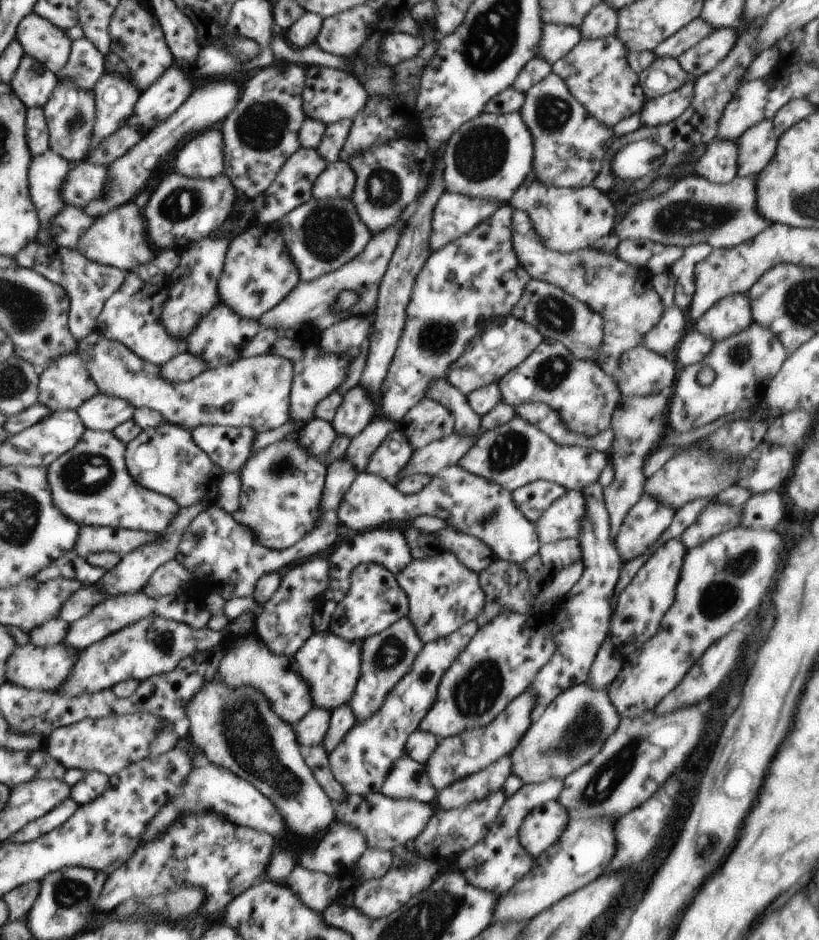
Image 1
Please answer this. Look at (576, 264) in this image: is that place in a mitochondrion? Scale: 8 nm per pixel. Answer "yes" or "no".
yes

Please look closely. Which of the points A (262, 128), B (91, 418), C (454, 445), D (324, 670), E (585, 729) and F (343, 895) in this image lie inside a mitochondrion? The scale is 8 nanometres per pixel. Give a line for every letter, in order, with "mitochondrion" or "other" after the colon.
A: mitochondrion
B: other
C: other
D: other
E: mitochondrion
F: other

